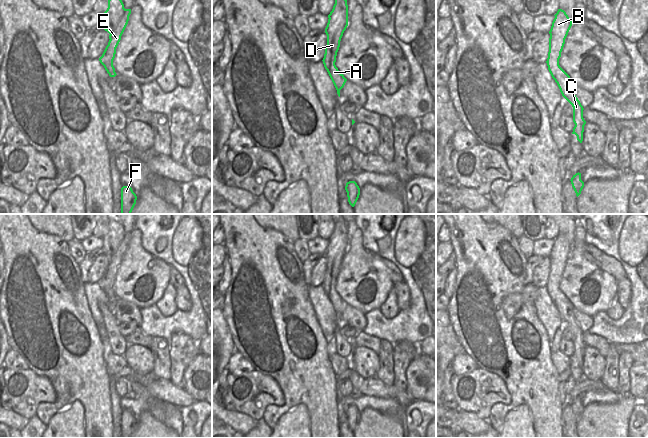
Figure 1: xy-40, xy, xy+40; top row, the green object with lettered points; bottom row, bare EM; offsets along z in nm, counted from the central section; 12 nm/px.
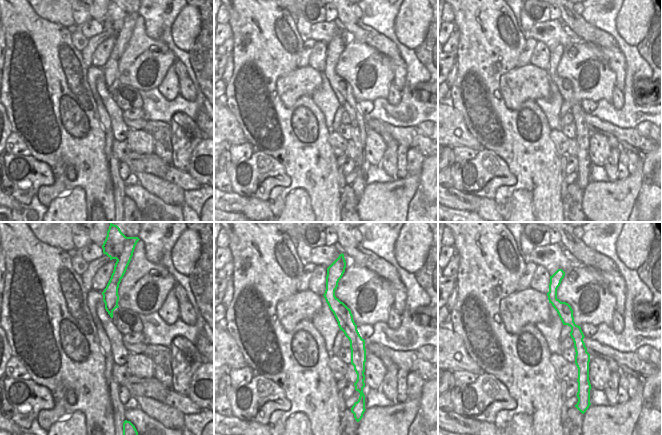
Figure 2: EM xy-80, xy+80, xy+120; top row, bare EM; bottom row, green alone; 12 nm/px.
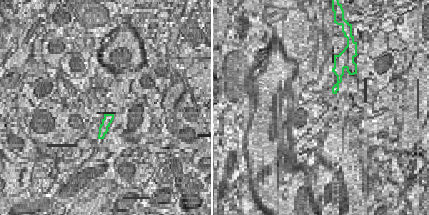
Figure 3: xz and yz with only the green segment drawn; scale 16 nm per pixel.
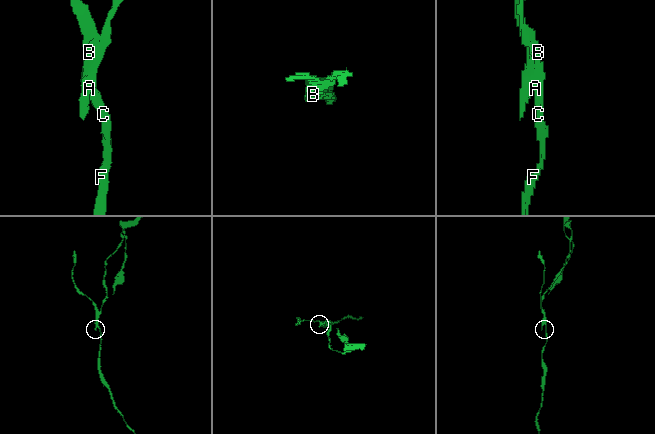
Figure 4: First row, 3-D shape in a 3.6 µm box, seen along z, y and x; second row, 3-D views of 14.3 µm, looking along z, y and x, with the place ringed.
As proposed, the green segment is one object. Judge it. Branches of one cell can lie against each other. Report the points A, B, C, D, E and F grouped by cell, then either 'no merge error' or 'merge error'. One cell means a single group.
A B C D F / E | merge error

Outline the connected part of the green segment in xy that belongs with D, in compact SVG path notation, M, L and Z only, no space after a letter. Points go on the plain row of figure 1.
M342 219L335 222L335 228L328 242L325 252L327 269L322 285L340 321L340 314L344 311L347 303L340 297L336 289L333 291L329 290L329 283L331 280L336 283L341 262L348 250L348 229L347 224Z

